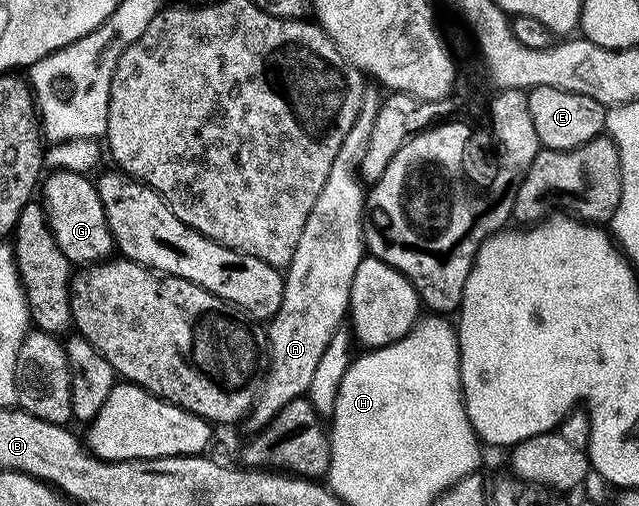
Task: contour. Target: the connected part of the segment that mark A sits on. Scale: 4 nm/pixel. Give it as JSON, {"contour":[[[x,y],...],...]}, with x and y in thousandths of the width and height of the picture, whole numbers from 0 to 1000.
{"contour":[[[581,176],[570,178],[568,206],[565,208],[565,223],[559,231],[559,239],[552,247],[552,255],[546,255],[546,271],[540,271],[540,279],[534,287],[534,294],[531,296],[531,300],[527,302],[527,310],[521,318],[521,334],[515,334],[515,350],[509,358],[509,374],[502,374],[502,381],[496,389],[496,405],[490,405],[490,421],[484,421],[484,437],[477,437],[477,453],[471,453],[471,476],[465,476],[465,492],[459,500],[459,516],[455,518],[454,524],[449,526],[449,530],[446,530],[446,549],[443,555],[443,593],[440,595],[440,611],[433,611],[433,619],[430,621],[430,628],[423,632],[421,652],[418,654],[418,676],[424,688],[424,713],[423,713],[423,719],[421,719],[419,729],[418,729],[418,745],[415,751],[415,761],[407,763],[405,787],[399,791],[399,800],[397,800],[397,804],[394,804],[391,820],[388,820],[385,830],[383,830],[385,842],[387,840],[393,842],[393,848],[410,848],[410,846],[416,844],[418,838],[424,834],[424,826],[429,820],[432,820],[435,812],[438,812],[440,808],[446,808],[446,800],[452,800],[452,792],[459,792],[460,789],[473,789],[473,787],[476,787],[476,783],[479,783],[480,771],[484,769],[484,753],[490,753],[490,737],[496,729],[496,719],[501,717],[501,713],[502,713],[502,698],[509,698],[509,682],[515,682],[515,666],[521,666],[521,658],[527,652],[532,652],[532,648],[535,648],[538,644],[540,632],[545,628],[546,609],[549,603],[549,573],[552,571],[552,540],[559,540],[559,524],[565,524],[565,516],[571,508],[571,482],[568,478],[568,435],[571,431],[571,370],[570,370],[570,364],[565,360],[565,346],[563,346],[563,340],[559,336],[559,332],[562,326],[562,314],[565,308],[568,308],[568,296],[571,294],[571,287],[577,279],[577,263],[584,255],[584,239],[590,231],[590,223],[593,221],[596,188],[592,188],[592,184],[595,186],[595,182],[592,178],[587,178],[587,180],[581,180]]]}

